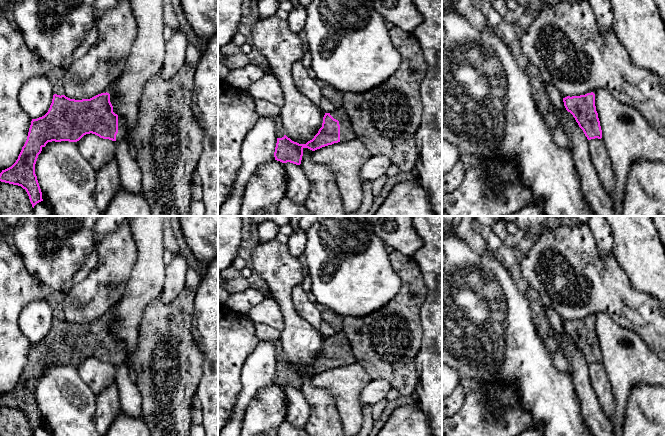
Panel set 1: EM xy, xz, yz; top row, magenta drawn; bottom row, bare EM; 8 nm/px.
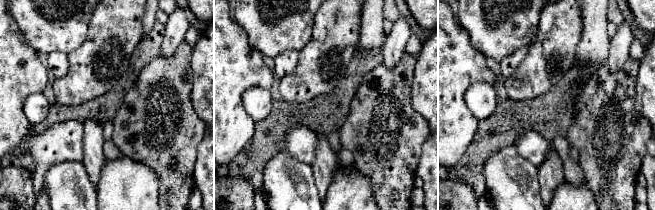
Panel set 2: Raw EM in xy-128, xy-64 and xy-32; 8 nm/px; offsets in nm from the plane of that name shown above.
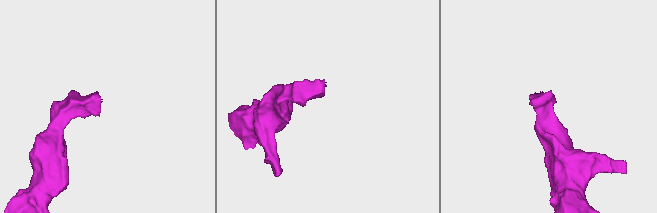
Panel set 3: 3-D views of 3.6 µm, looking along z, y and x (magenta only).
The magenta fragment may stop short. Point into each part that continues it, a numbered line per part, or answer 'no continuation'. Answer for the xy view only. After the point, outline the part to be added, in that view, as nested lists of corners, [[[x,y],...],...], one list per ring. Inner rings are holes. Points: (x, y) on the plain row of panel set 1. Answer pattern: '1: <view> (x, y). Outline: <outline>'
1: xy (121, 358). Outline: [[[119,340],[118,341],[118,357],[116,359],[116,365],[125,364],[125,361],[126,361],[125,344],[121,340]]]

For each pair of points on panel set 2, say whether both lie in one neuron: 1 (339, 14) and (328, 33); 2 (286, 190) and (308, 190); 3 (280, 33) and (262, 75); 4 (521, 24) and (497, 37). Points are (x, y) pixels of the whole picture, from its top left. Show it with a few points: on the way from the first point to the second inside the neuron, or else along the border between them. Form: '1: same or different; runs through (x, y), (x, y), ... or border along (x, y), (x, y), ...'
1: same; runs through (338, 19), (337, 24), (333, 28)
2: same; runs through (291, 190), (303, 190)
3: different; border along (248, 38), (248, 43), (263, 56)
4: same; runs through (517, 29), (503, 31)

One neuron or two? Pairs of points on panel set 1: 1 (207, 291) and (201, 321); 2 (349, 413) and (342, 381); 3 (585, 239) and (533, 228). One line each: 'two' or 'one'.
1: one
2: one
3: two

